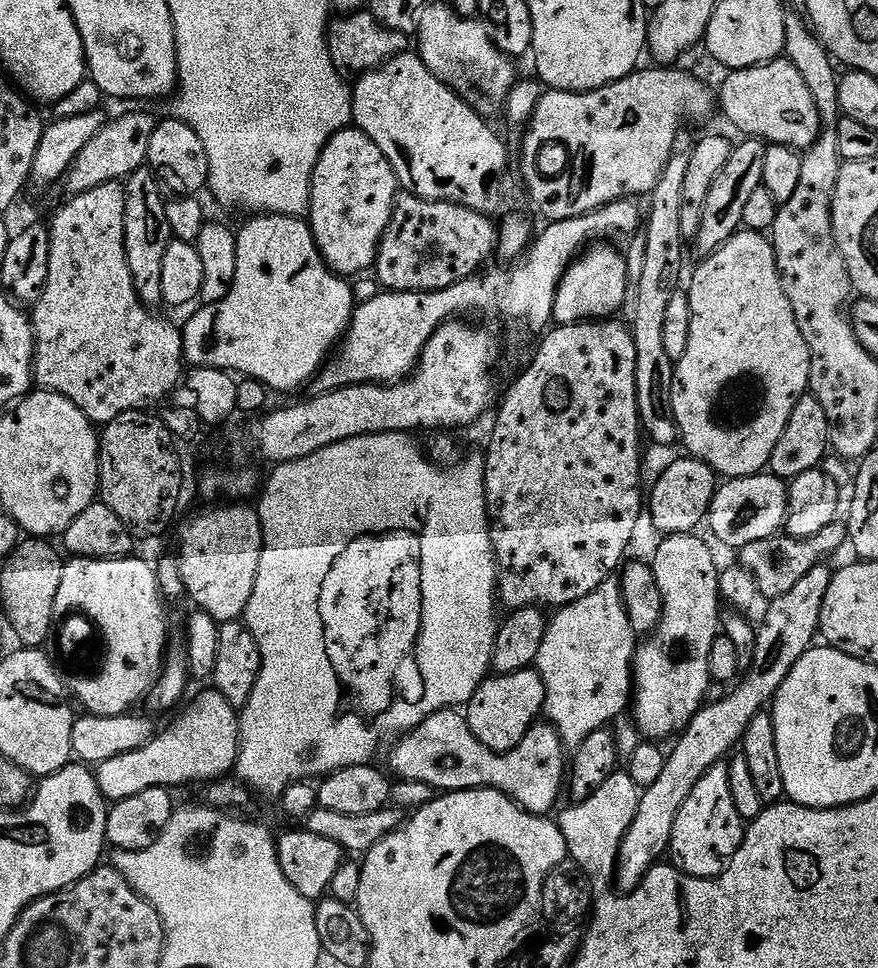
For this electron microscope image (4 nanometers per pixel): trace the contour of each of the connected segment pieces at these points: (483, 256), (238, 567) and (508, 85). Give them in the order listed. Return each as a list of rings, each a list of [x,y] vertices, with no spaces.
[[[411,194],[397,195],[396,206],[392,210],[388,229],[384,231],[374,265],[379,287],[390,292],[433,292],[477,275],[498,248],[498,228],[492,220],[491,215],[475,212],[461,204],[423,200],[421,196]]]
[[[228,502],[223,506],[212,506],[209,512],[192,516],[180,528],[180,556],[175,562],[180,567],[187,599],[196,603],[199,611],[205,612],[219,625],[240,620],[248,608],[250,594],[254,594],[254,582],[258,578],[258,562],[264,549],[264,531],[260,525],[260,513],[244,502]]]
[[[432,2],[422,14],[414,40],[420,43],[418,54],[422,62],[443,84],[461,94],[473,92],[477,100],[475,103],[481,109],[503,109],[504,100],[515,86],[518,73],[512,65],[515,64],[513,57],[494,46],[488,28],[479,19],[460,16],[447,3]]]

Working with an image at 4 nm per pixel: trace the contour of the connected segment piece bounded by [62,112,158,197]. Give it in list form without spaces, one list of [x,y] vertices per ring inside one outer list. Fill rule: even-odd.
[[[128,112],[117,120],[109,119],[103,128],[82,146],[82,154],[74,158],[62,180],[62,187],[69,197],[94,190],[111,180],[127,181],[128,177],[145,167],[146,157],[150,150],[150,138],[154,134],[158,120],[148,112]]]

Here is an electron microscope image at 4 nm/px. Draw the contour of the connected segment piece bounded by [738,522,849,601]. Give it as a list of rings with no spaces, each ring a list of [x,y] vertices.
[[[837,522],[826,526],[826,530],[818,530],[818,534],[810,538],[800,540],[797,536],[777,534],[770,538],[762,538],[762,542],[750,542],[750,546],[739,549],[738,563],[746,570],[750,570],[754,582],[758,582],[761,597],[773,601],[782,594],[790,594],[790,589],[807,572],[814,570],[814,566],[825,563],[829,559],[827,556],[834,555],[843,544],[845,547],[848,543],[847,523]]]

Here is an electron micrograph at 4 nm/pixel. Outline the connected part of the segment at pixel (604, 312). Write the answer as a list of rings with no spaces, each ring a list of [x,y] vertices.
[[[593,243],[564,269],[552,311],[552,319],[557,325],[607,320],[617,315],[616,311],[623,306],[627,296],[629,299],[627,262],[620,252],[616,253],[608,244],[611,243]]]

